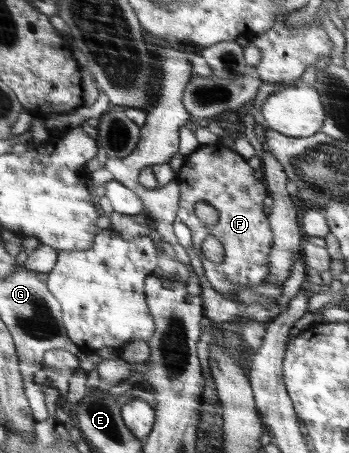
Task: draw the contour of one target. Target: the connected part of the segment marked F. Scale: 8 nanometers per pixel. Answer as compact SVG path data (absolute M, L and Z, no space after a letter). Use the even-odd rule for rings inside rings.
M217 141L214 145L200 145L187 155L186 163L173 177L180 187L177 217L191 228L193 247L200 258L205 276L211 286L221 294L228 296L229 282L232 280L242 287L260 285L269 275L268 262L271 247L274 245L274 232L271 230L269 217L262 211L262 203L268 197L266 187L254 177L252 167L232 148ZM201 201L218 210L218 221L207 224L198 219L195 205ZM208 236L216 238L224 247L224 261L212 263L200 253L200 244Z

